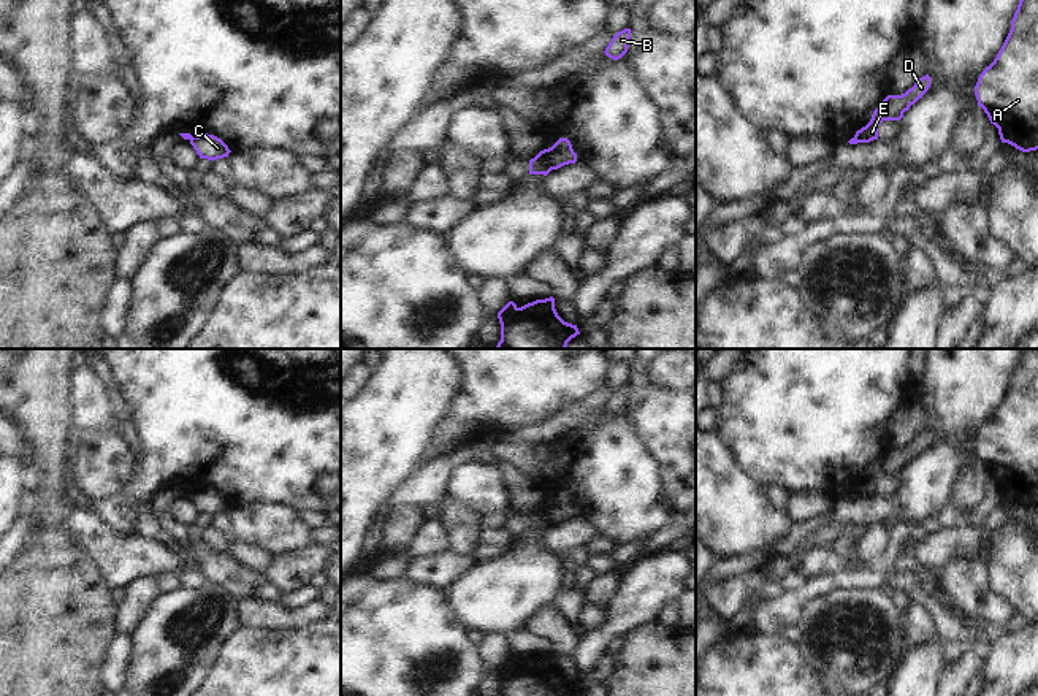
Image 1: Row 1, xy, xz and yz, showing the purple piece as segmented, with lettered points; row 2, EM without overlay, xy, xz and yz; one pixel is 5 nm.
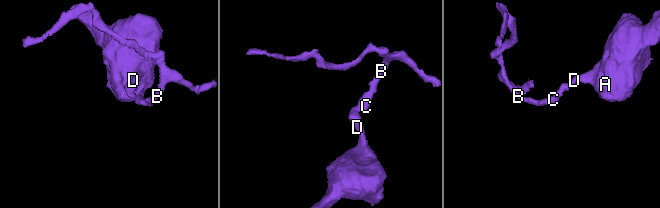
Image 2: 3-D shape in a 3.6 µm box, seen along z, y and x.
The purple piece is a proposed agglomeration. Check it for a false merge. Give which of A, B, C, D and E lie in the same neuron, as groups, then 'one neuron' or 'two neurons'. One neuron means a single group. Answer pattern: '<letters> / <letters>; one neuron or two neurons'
A D E / B C; two neurons

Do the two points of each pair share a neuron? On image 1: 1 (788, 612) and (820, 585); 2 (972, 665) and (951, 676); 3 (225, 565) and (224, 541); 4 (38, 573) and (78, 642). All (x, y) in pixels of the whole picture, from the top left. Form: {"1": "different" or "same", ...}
{"1": "same", "2": "same", "3": "different", "4": "same"}

